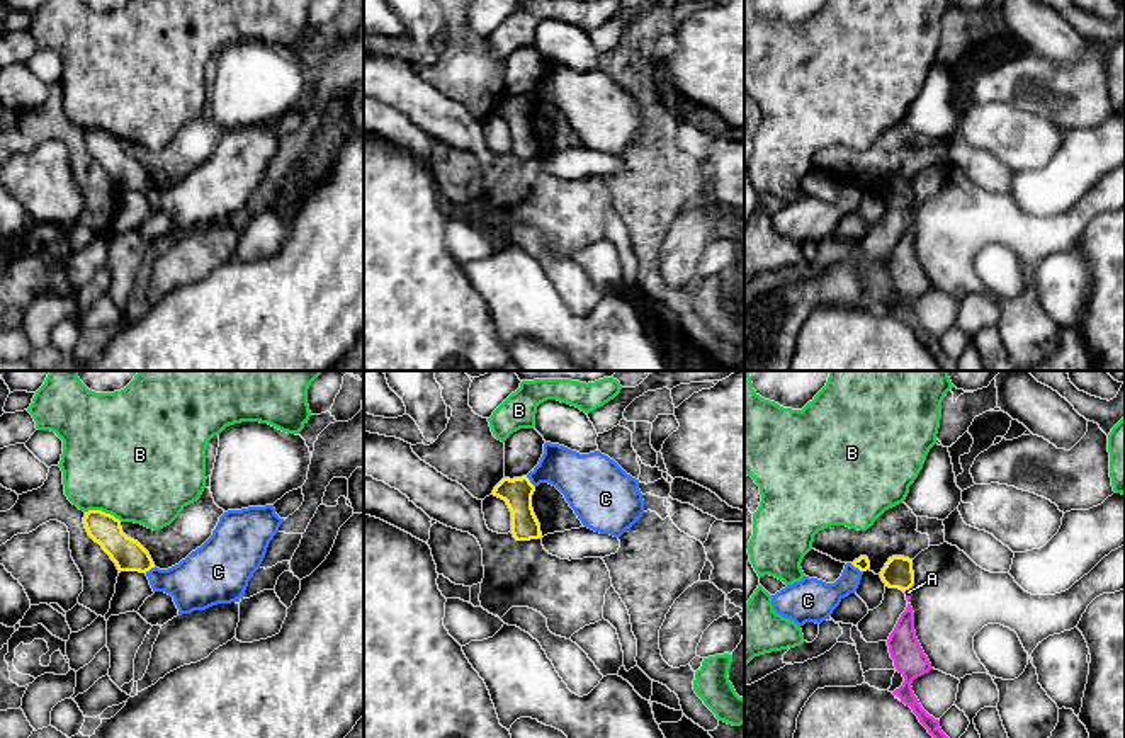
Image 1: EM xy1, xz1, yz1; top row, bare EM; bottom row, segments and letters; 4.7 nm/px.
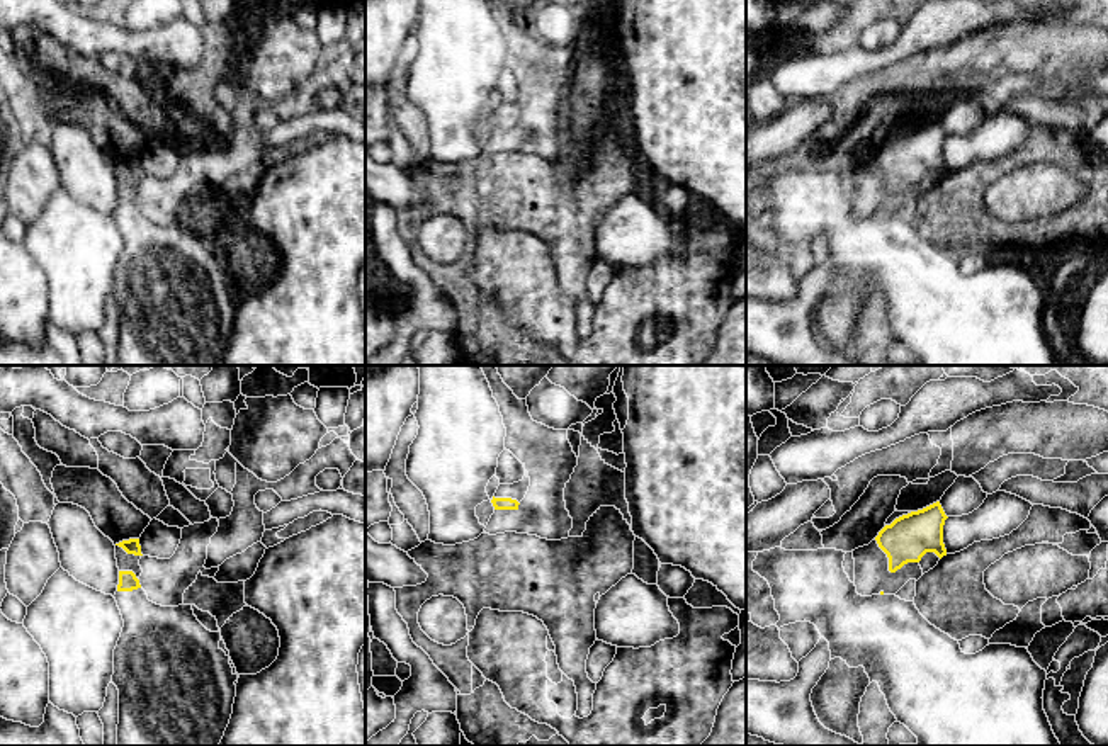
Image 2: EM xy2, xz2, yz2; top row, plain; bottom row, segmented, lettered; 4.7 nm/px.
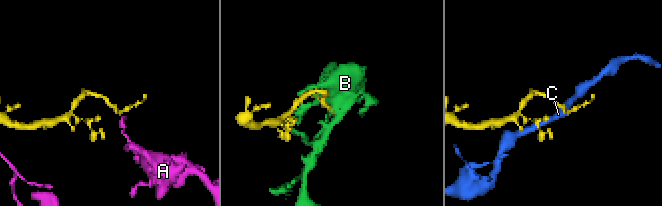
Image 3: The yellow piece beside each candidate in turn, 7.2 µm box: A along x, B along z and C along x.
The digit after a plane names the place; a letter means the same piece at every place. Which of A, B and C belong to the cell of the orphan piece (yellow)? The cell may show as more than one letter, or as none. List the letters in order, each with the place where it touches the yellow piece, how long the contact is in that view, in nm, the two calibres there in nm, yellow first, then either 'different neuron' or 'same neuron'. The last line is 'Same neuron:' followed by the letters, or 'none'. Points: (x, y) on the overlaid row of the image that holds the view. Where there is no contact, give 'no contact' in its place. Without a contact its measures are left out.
A: yz1 (908, 589) | 60 nm | 140/30 nm | different neuron
B: xy1 (104, 512) | 180 nm | 150/500 nm | different neuron
C: yz1 (857, 567) | 80 nm | 70/190 nm | different neuron
Same neuron: none

